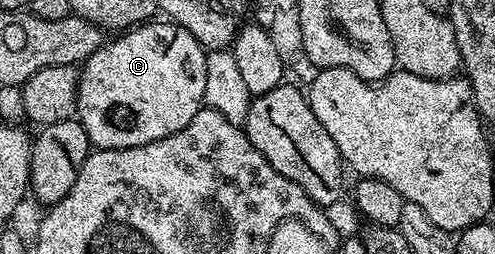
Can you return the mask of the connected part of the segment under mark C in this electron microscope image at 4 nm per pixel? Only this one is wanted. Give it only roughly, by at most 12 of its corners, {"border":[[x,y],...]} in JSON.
{"border":[[148,22],[82,61],[96,149],[157,142],[204,107],[208,49]]}

